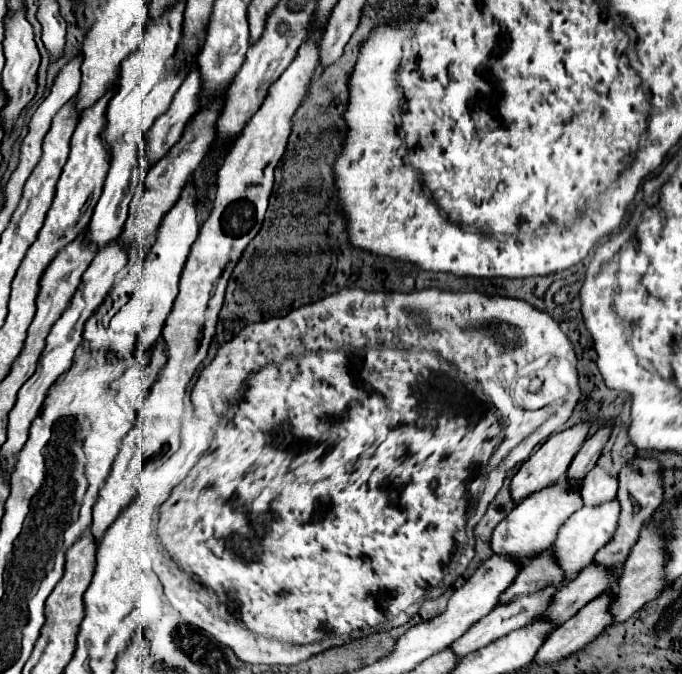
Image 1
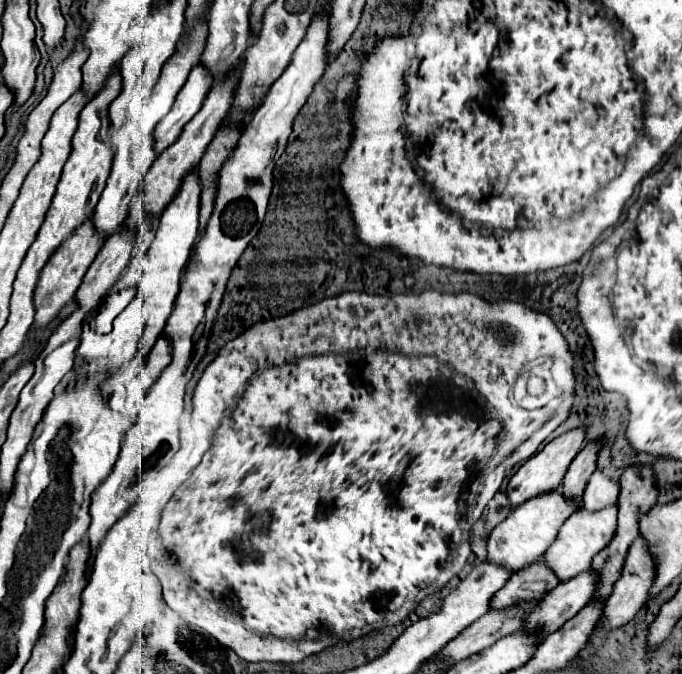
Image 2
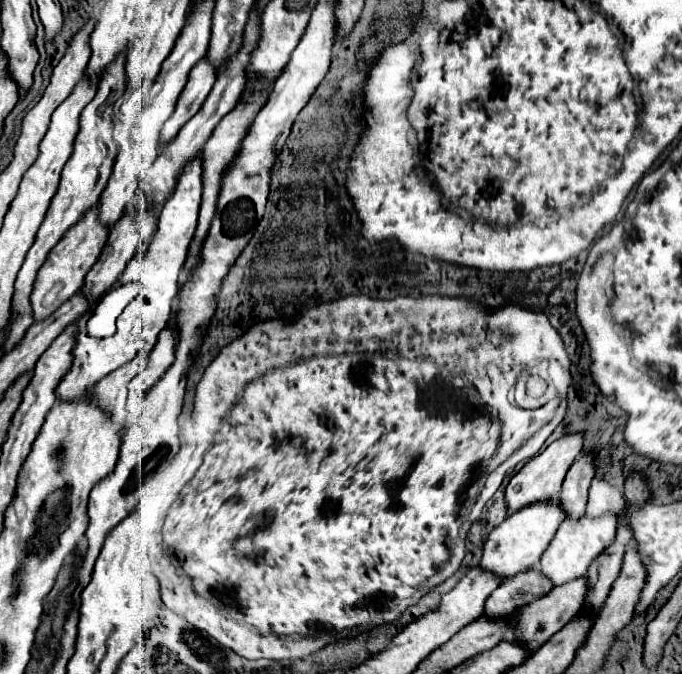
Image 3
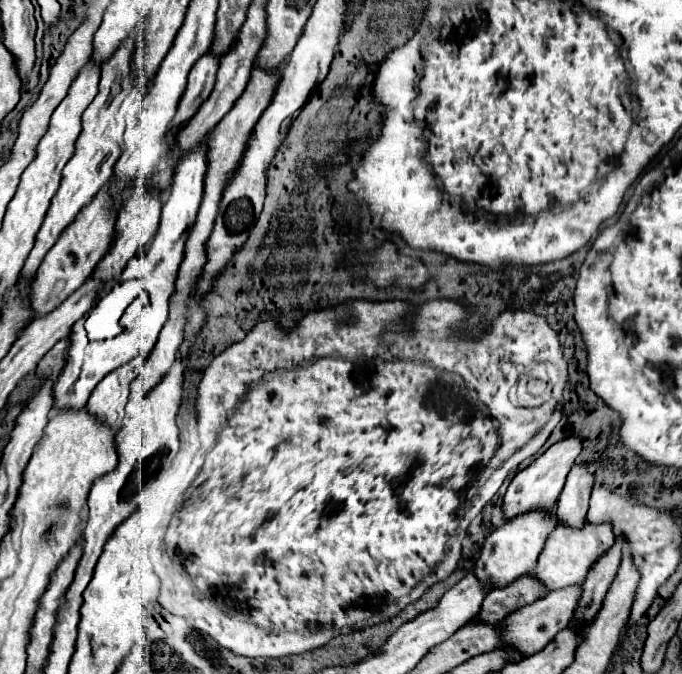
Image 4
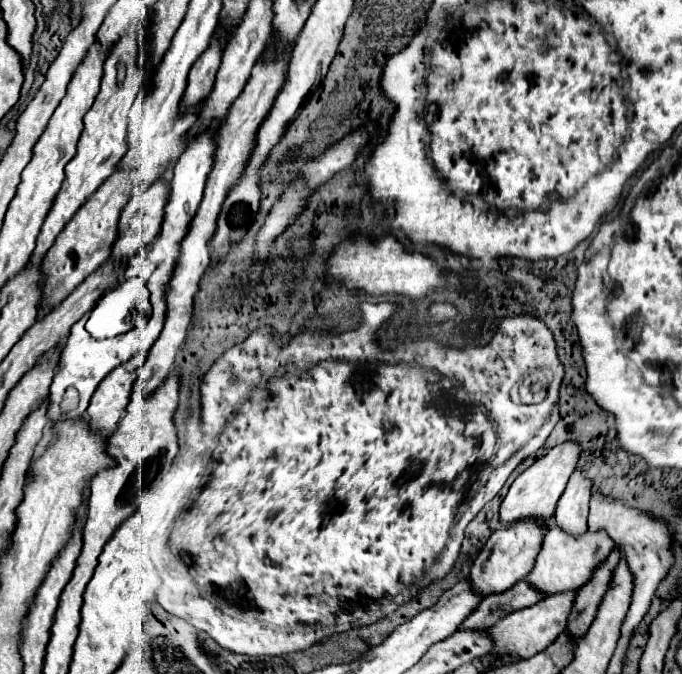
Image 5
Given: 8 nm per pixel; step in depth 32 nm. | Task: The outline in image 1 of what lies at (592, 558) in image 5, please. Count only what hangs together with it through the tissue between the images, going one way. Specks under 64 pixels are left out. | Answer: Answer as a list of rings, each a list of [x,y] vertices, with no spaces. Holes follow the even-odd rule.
[[[612,500],[612,502],[606,502],[606,504],[596,506],[596,508],[582,506],[578,512],[574,512],[574,514],[562,524],[556,542],[550,546],[550,552],[552,552],[552,558],[556,560],[556,564],[560,564],[560,570],[564,572],[564,578],[570,576],[570,574],[576,574],[576,572],[584,570],[584,568],[592,562],[594,554],[596,554],[604,544],[608,544],[608,540],[610,540],[610,538],[614,536],[614,532],[616,532],[618,514],[620,514],[620,504],[618,504],[618,500]]]

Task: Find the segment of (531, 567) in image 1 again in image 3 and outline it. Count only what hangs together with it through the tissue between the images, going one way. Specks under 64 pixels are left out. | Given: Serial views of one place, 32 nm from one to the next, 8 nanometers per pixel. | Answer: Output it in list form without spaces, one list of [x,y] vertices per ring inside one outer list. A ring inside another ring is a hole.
[[[526,570],[492,592],[484,604],[484,616],[500,616],[500,612],[516,612],[540,596],[546,596],[552,590],[552,584],[536,570]]]

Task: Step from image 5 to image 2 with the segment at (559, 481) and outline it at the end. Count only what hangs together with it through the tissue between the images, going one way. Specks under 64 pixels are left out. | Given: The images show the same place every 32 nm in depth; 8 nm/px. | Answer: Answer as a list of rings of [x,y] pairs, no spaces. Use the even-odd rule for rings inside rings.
[[[572,430],[572,432],[566,432],[558,438],[554,438],[550,444],[544,446],[544,450],[540,450],[538,454],[534,454],[512,478],[510,478],[510,484],[506,488],[506,496],[510,500],[510,506],[512,508],[518,508],[520,504],[524,504],[528,498],[536,498],[536,496],[544,496],[544,494],[552,494],[552,492],[558,492],[562,480],[564,480],[564,474],[568,470],[568,466],[572,464],[572,460],[576,458],[576,454],[580,452],[580,448],[584,448],[584,430]]]

